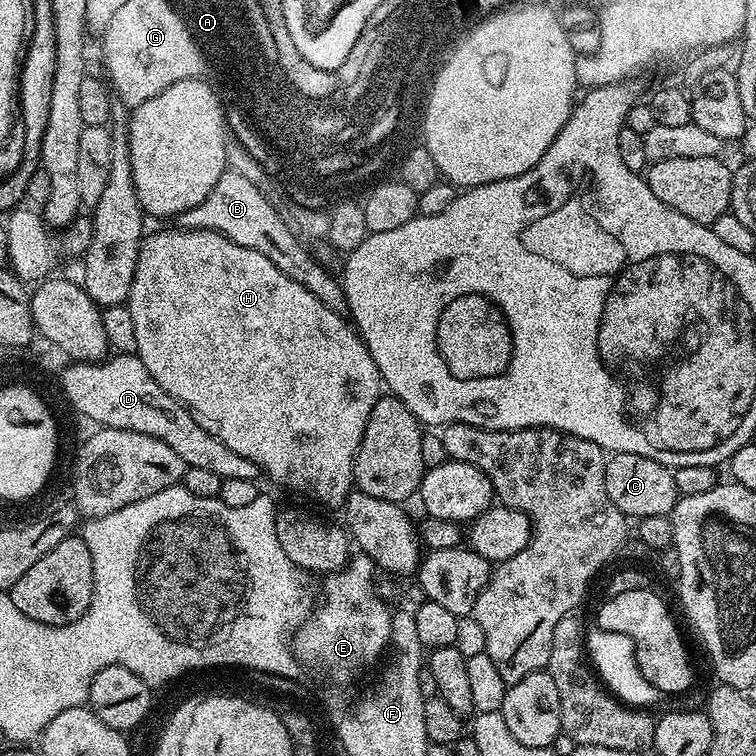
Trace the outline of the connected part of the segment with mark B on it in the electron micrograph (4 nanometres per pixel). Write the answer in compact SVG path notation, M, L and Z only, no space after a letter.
M225 170L222 178L218 178L214 190L210 190L210 194L206 194L206 198L198 202L198 206L180 213L179 227L221 232L232 242L238 242L238 246L266 254L266 258L270 258L270 262L274 262L274 266L278 266L278 270L282 270L286 278L294 278L294 282L306 286L306 290L310 290L310 294L314 294L314 298L318 298L322 306L341 314L347 313L348 303L343 283L337 277L335 280L331 276L332 272L320 264L301 240L286 228L279 217L277 205L268 201L268 196L262 189L260 184L250 182L250 178L242 178L242 174Z

